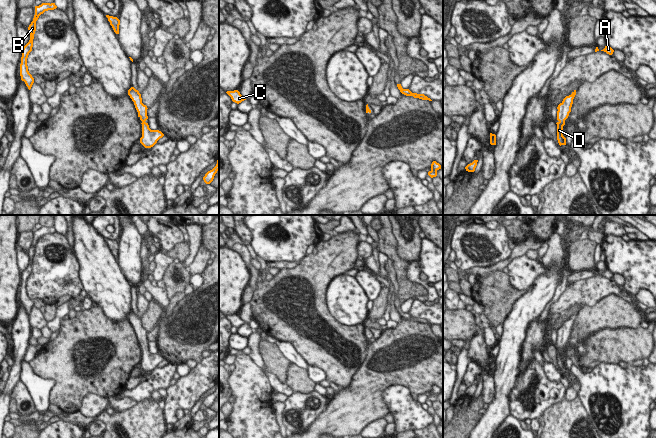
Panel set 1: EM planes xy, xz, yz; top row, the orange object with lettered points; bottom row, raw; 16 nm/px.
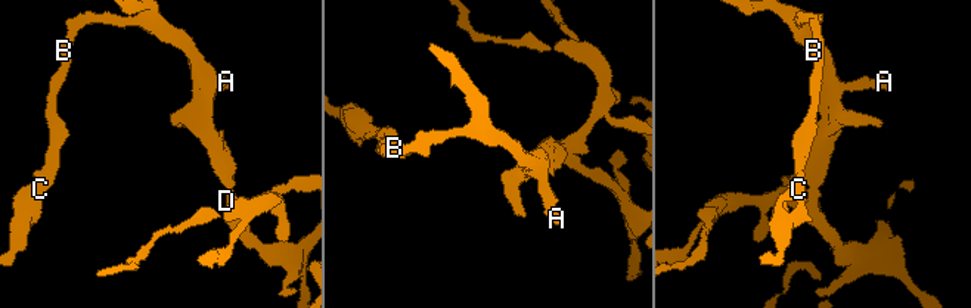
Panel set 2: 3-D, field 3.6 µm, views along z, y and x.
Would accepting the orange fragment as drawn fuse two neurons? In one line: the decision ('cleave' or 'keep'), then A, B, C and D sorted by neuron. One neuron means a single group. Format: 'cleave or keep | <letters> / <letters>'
keep | A B C D

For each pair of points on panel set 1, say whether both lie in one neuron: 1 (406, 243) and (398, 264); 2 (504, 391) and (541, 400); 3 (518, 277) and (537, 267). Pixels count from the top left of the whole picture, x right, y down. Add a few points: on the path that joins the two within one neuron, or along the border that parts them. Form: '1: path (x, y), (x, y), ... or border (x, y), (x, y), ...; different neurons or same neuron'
1: border (394, 234), (397, 254), (409, 262); different neurons
2: border (520, 373), (510, 392), (509, 414); different neurons
3: path (523, 272), (525, 270), (532, 270); same neuron

